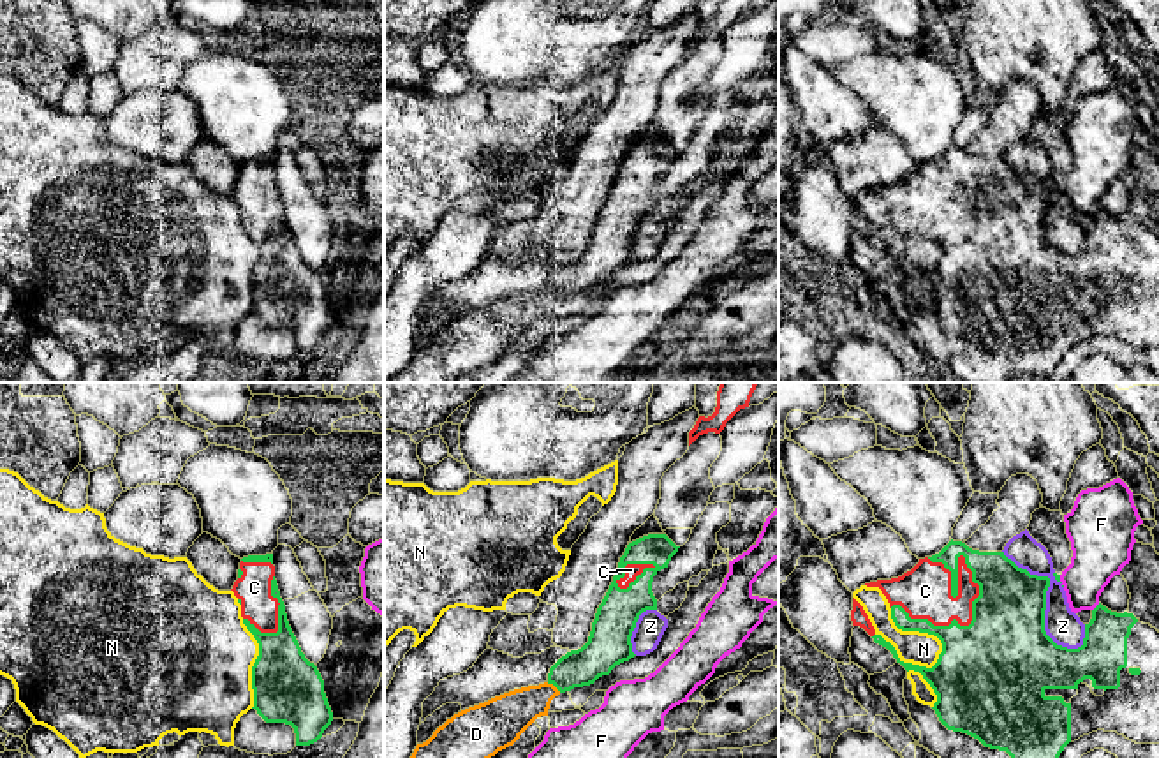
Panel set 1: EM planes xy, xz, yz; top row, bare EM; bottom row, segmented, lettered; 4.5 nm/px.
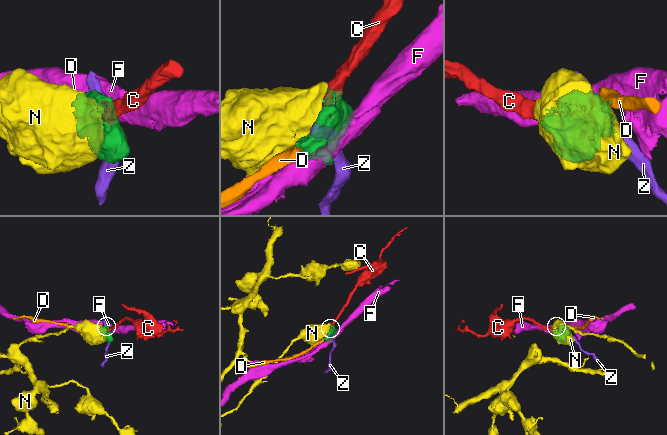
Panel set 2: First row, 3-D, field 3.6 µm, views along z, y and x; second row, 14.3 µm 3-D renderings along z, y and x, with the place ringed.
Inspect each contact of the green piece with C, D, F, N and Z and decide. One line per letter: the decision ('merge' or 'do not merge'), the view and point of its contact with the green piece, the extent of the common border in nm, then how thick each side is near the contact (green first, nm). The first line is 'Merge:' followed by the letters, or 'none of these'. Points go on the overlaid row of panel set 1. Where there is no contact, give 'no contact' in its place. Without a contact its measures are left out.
Merge: C, D
C: merge | yz (950, 624) | 420 nm | 420/240 nm
D: merge | xz (553, 684) | 80 nm | 170/200 nm
F: do not merge | yz (1096, 607) | 50 nm | 220/260 nm
N: do not merge | yz (923, 631) | 340 nm | 280/150 nm
Z: do not merge | yz (1045, 600) | 550 nm | 360/160 nm

